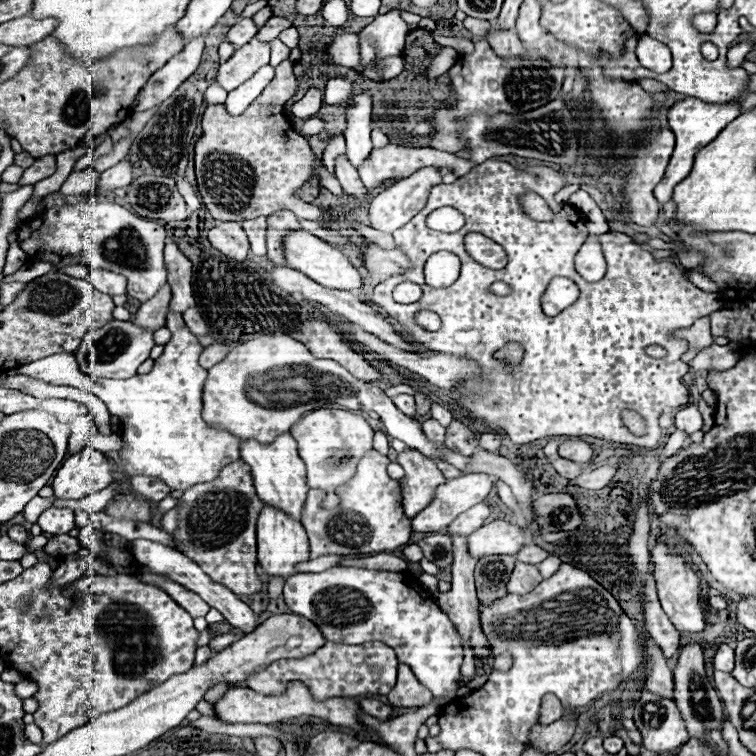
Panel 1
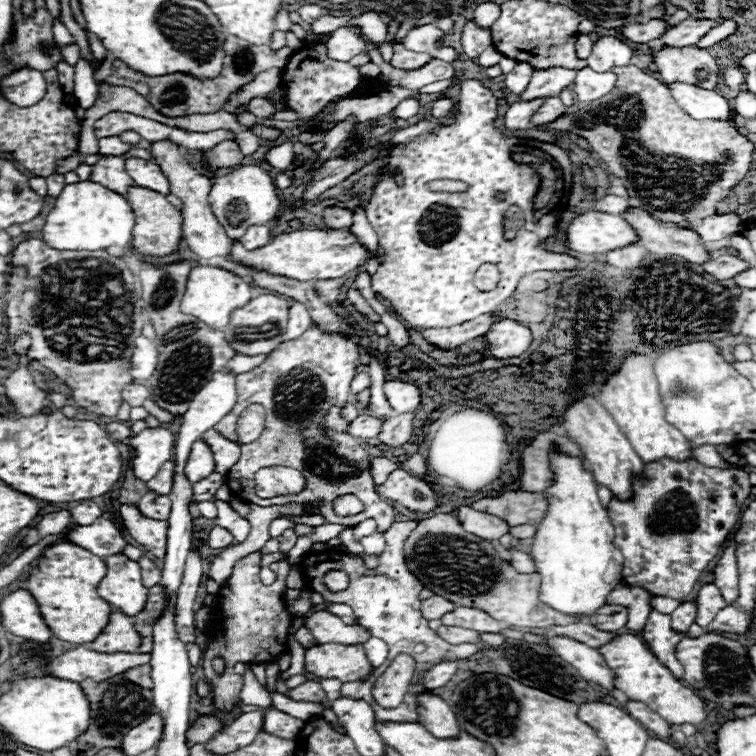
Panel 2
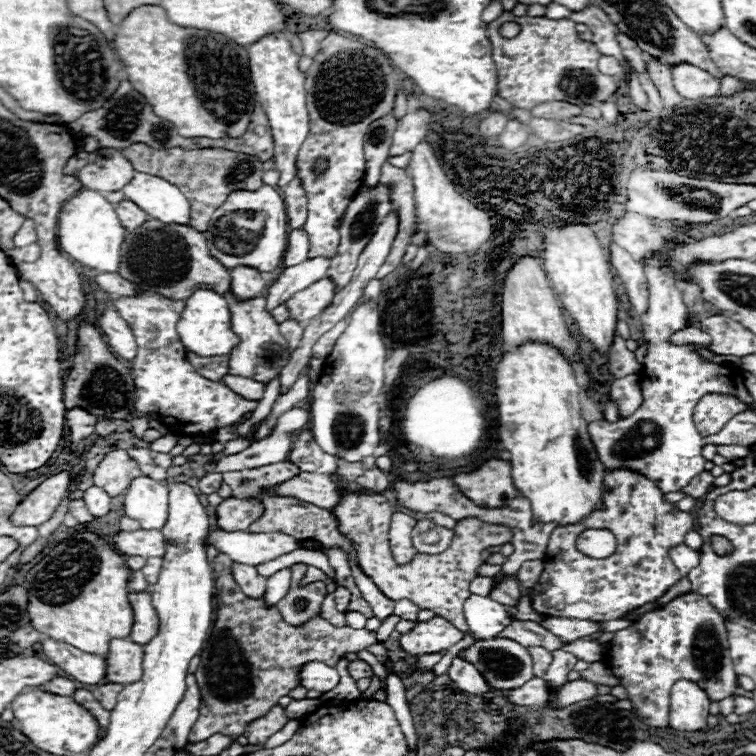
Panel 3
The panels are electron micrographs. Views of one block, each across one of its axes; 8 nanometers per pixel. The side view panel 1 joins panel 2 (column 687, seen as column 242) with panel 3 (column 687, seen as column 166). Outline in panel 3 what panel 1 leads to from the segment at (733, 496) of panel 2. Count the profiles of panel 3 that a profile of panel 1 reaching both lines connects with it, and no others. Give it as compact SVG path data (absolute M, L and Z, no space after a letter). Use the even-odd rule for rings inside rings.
M616 468L606 472L602 490L604 490L602 500L606 504L606 510L594 510L592 516L582 520L580 524L556 528L552 532L552 538L548 540L548 548L546 548L546 564L552 564L552 566L544 566L544 572L538 584L528 594L532 600L532 608L536 612L546 616L580 618L580 620L594 620L594 622L616 620L616 618L624 618L628 612L632 612L634 608L640 608L642 604L658 600L668 592L668 588L680 582L680 572L670 560L670 548L676 544L684 544L684 536L690 530L694 530L694 522L696 522L694 516L690 512L678 510L676 504L666 502L664 492L656 486L656 482L628 468ZM588 528L604 528L616 536L616 550L612 556L596 560L578 552L576 540Z

